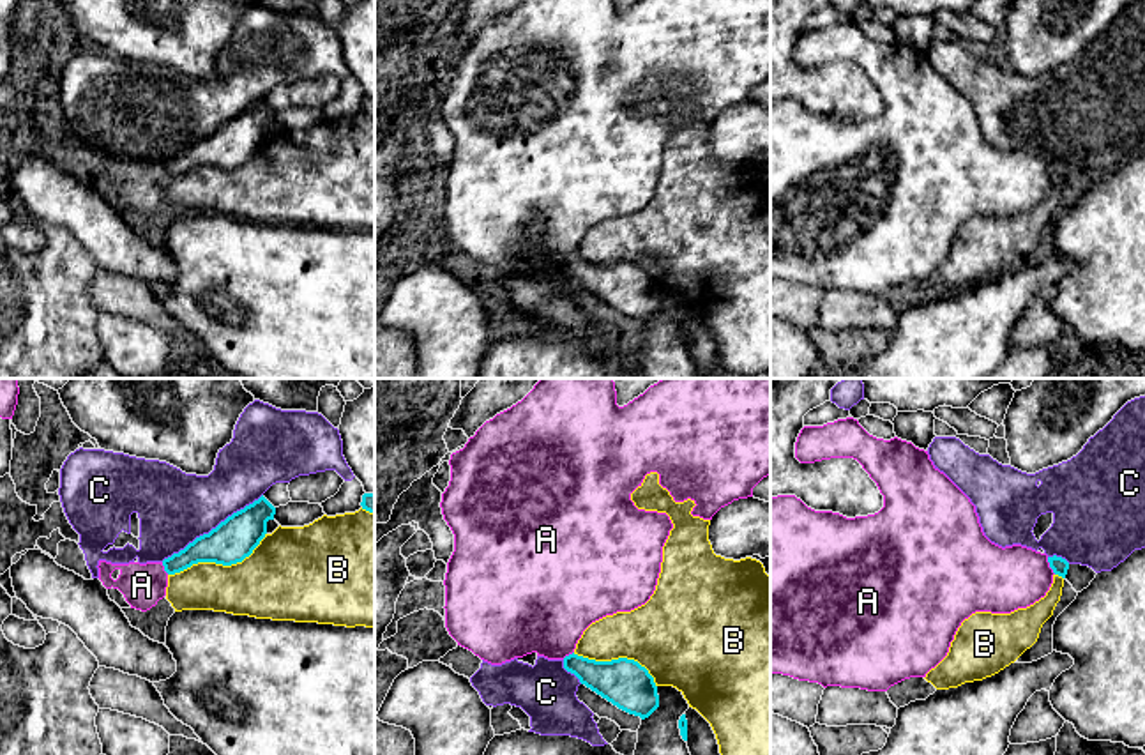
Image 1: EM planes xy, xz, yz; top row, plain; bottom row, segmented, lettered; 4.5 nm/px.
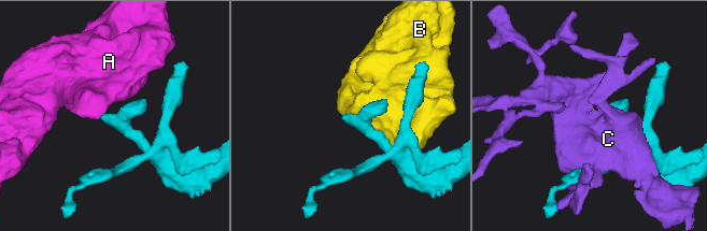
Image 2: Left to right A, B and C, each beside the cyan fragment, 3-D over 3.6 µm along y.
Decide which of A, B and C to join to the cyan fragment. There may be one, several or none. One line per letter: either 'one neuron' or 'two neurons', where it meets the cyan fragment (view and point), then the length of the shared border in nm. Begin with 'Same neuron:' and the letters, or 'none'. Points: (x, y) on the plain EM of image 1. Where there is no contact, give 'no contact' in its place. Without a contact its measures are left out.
Same neuron: C
A: two neurons | yz (1050, 170) | 90 nm
B: two neurons | xy (219, 167) | 480 nm
C: one neuron | xy (212, 133) | 550 nm

